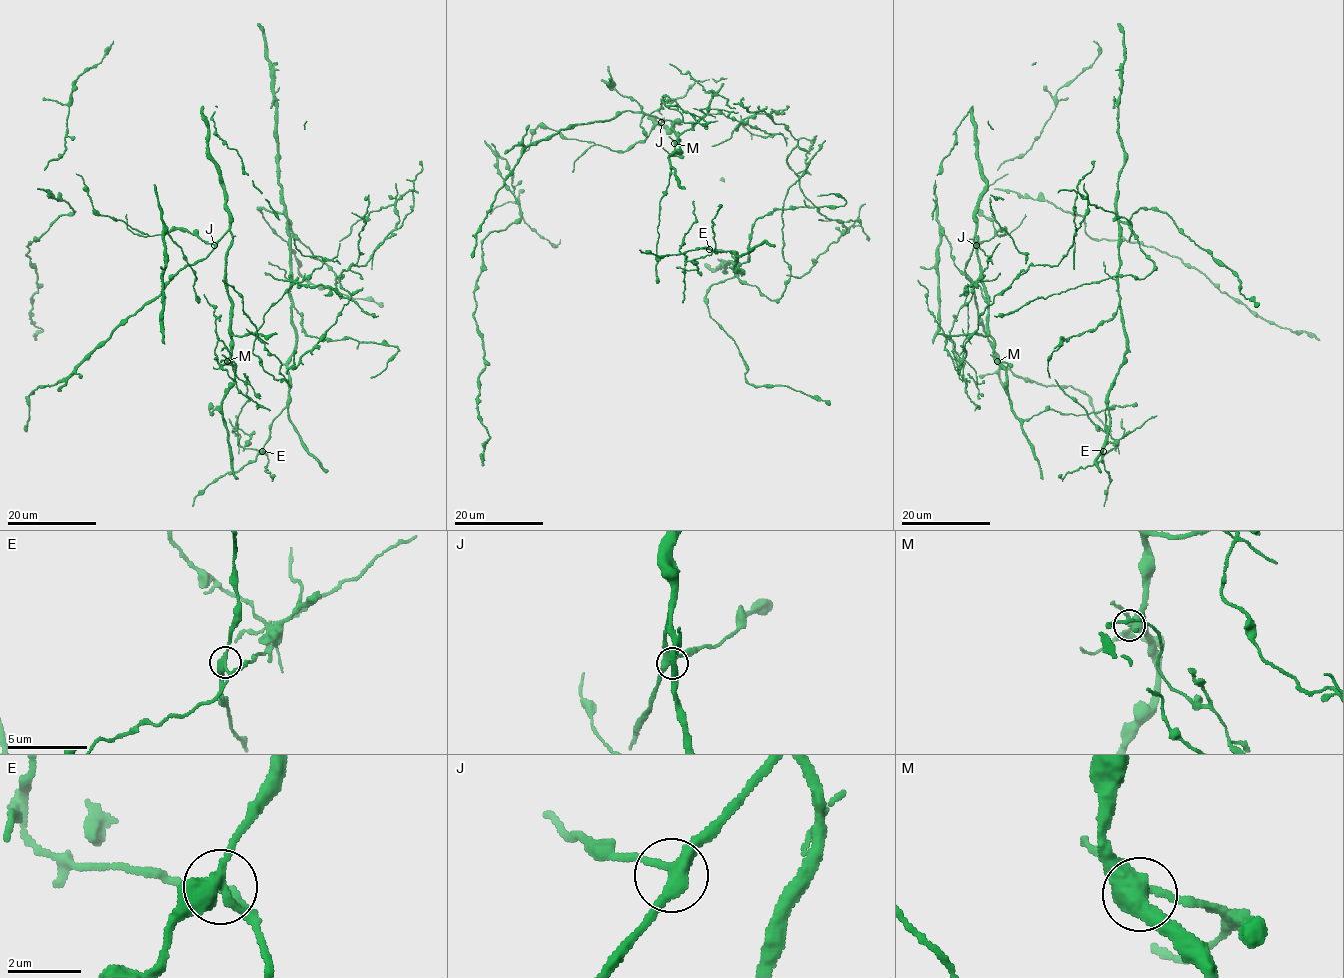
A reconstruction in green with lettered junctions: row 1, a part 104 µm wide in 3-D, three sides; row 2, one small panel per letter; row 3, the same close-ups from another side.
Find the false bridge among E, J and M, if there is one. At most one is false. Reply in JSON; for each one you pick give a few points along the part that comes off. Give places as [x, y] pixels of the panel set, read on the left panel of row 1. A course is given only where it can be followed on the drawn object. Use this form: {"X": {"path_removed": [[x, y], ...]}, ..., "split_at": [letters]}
{"split_at": ["E"]}

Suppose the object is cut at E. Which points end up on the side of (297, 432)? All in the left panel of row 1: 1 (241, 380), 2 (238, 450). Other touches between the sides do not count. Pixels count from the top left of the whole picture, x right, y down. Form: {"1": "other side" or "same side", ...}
{"1": "other side", "2": "other side"}

